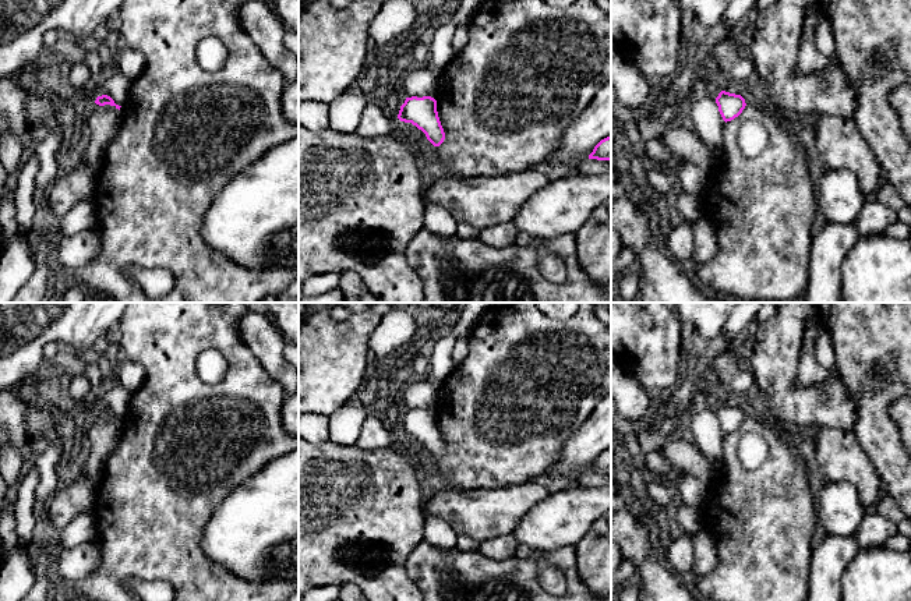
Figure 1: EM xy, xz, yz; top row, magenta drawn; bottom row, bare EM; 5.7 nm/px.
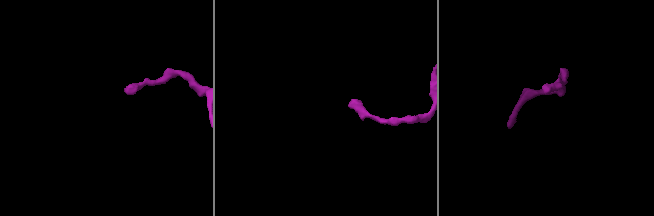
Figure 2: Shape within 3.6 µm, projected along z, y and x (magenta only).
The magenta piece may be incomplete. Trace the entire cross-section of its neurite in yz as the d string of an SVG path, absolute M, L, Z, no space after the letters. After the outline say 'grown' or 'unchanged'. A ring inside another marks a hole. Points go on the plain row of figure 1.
M725 403L718 406L716 416L725 435L738 429L746 418L745 411L741 407L730 406Z | unchanged

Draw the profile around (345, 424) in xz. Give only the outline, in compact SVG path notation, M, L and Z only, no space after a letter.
M345 404L333 411L329 416L329 441L340 446L356 445L368 414L368 407L353 407L350 404Z

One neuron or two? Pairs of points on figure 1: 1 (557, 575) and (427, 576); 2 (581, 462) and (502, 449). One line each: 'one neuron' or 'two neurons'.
1: two neurons
2: two neurons

